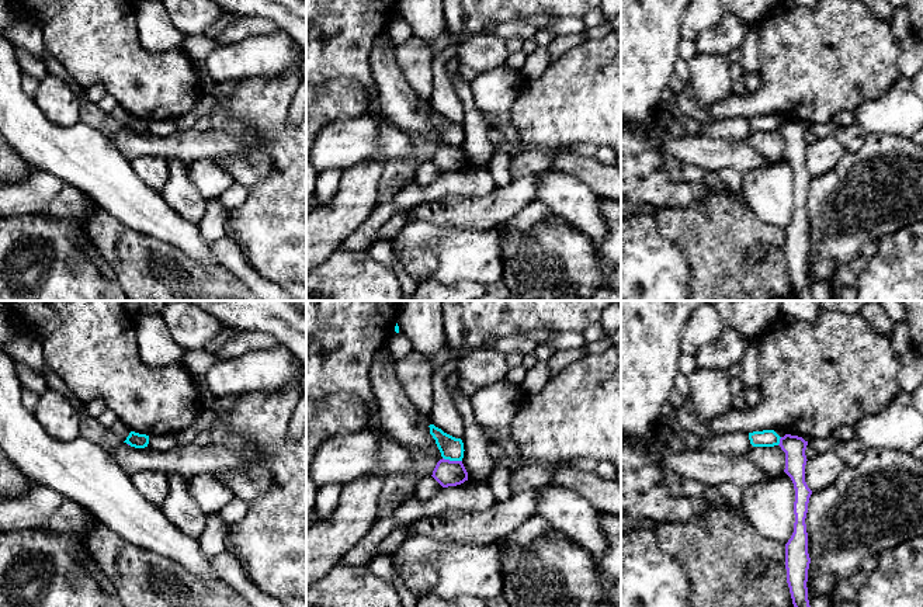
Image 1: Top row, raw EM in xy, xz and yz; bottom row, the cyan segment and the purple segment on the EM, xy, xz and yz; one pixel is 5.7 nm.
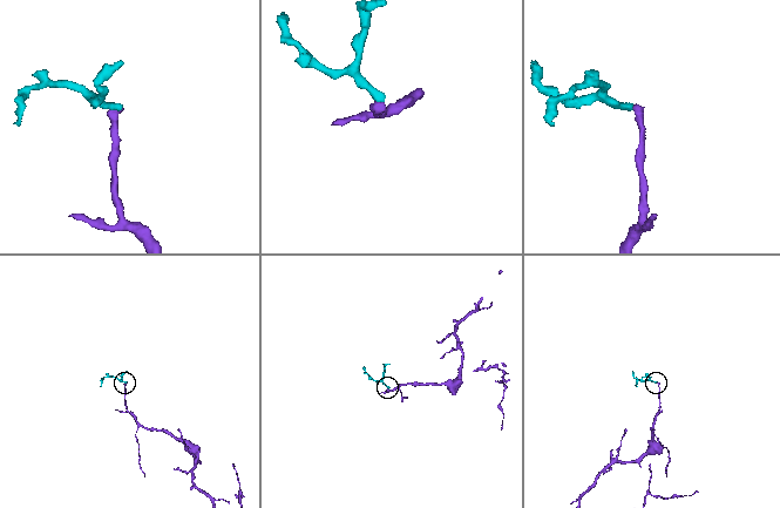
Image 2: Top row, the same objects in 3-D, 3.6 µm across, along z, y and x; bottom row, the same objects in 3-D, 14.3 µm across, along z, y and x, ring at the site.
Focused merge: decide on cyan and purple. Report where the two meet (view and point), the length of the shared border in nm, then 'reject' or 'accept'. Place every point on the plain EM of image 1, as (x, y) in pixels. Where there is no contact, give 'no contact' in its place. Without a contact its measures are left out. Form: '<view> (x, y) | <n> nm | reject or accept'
xz (453, 145) | 110 nm | reject

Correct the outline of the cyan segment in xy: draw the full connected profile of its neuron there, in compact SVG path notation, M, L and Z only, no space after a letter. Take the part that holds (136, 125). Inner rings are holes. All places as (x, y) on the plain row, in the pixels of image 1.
M131 117L124 128L135 133L145 133L149 129L149 121Z

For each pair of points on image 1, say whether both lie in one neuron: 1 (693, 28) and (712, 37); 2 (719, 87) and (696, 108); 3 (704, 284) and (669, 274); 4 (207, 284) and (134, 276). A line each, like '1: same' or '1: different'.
1: different
2: different
3: different
4: same

